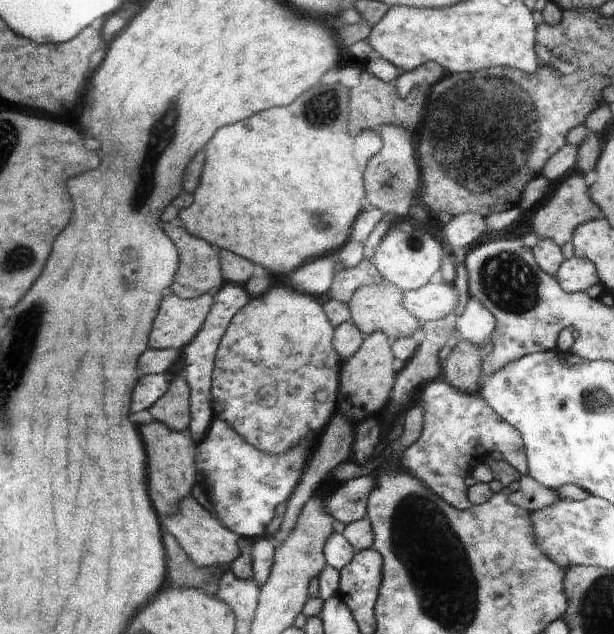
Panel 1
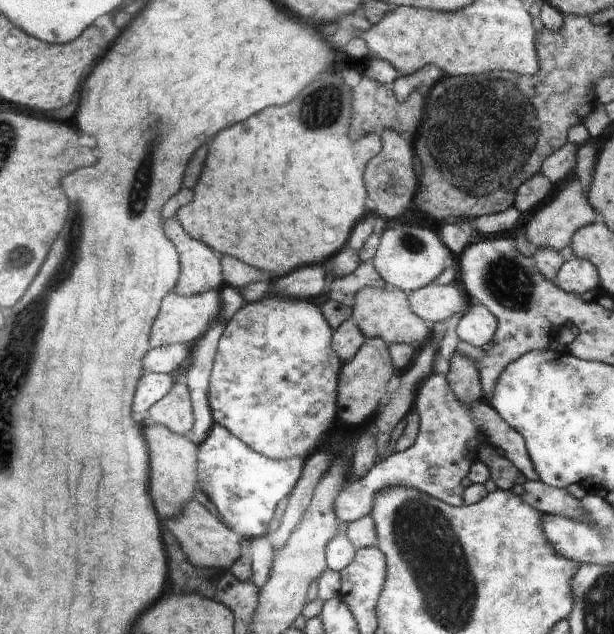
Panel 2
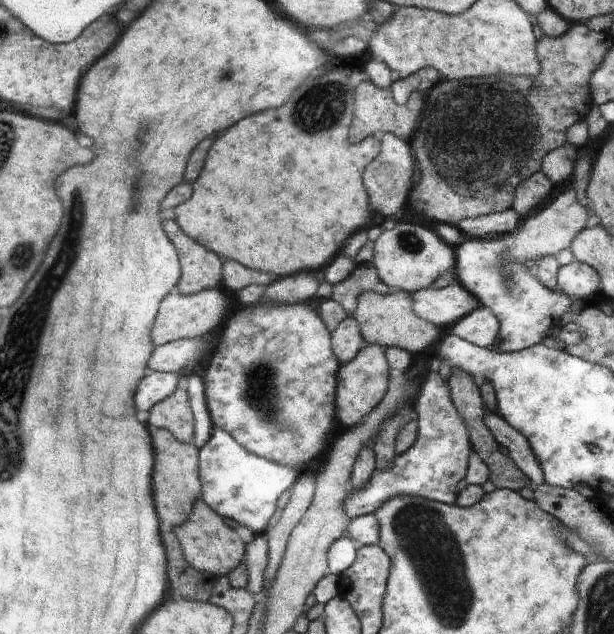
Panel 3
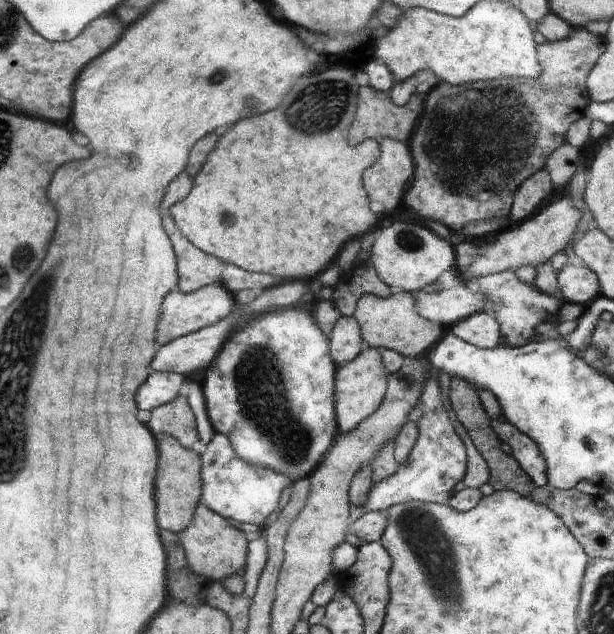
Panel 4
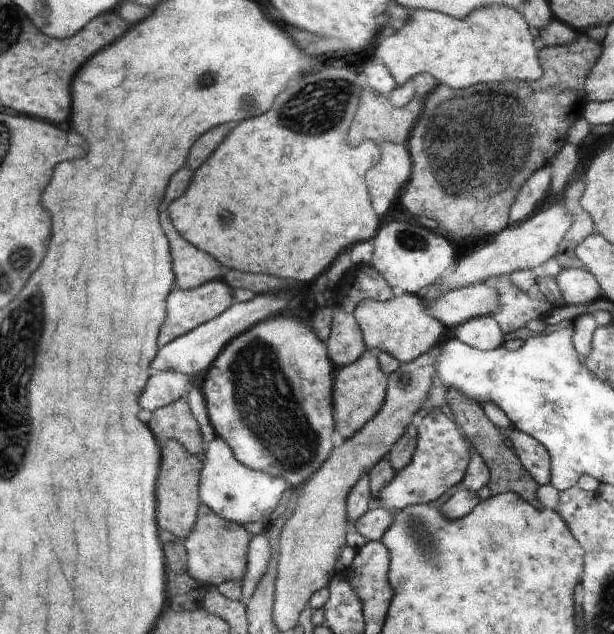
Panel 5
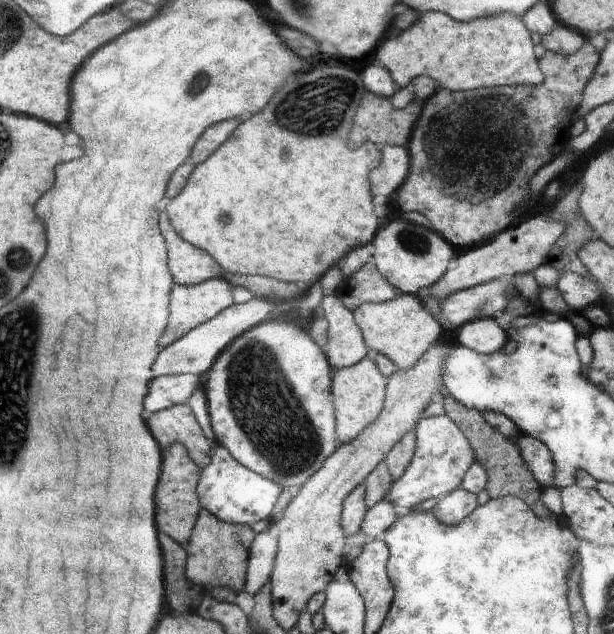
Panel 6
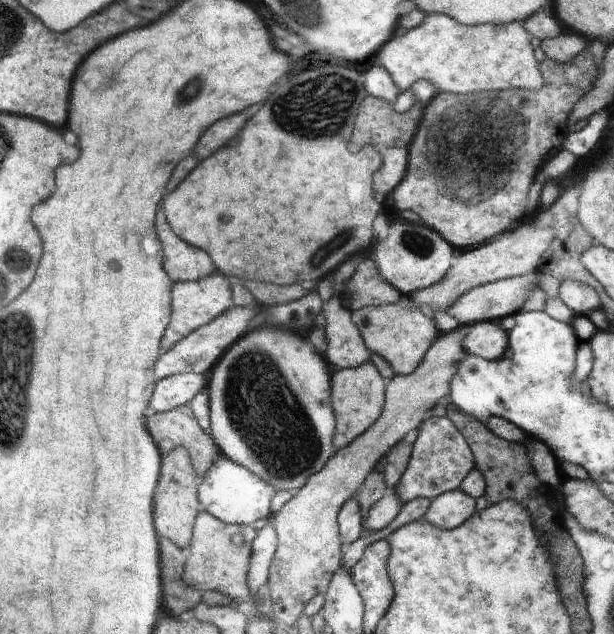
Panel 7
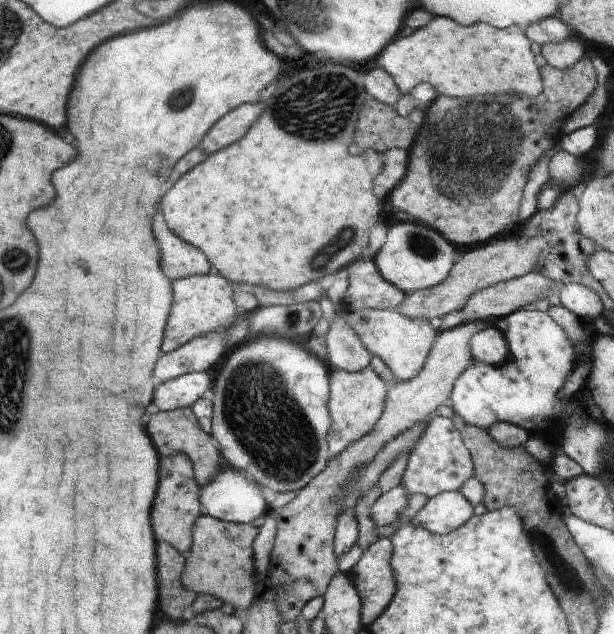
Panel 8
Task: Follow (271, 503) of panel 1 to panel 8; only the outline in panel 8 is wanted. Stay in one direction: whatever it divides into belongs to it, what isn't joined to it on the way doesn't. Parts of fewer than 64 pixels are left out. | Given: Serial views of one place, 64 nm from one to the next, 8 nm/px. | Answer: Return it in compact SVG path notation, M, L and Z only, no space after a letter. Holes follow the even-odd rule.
M225 465L224 468L220 468L220 472L214 476L212 482L208 482L206 486L200 488L200 496L202 499L204 512L208 516L214 518L220 518L220 520L226 520L229 523L238 523L241 525L247 525L252 523L252 520L256 520L260 514L264 514L266 510L266 502L264 502L264 496L260 492L260 488L256 488L258 484L252 482L248 478L248 474L244 474L242 470L238 468L232 468L232 466Z

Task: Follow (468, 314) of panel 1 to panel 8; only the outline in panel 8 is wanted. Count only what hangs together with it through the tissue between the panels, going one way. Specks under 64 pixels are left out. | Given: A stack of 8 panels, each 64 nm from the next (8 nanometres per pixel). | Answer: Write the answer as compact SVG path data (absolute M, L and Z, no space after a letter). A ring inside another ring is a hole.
M478 323L478 332L471 339L474 359L482 360L490 366L499 366L508 360L509 348L503 332L491 324Z

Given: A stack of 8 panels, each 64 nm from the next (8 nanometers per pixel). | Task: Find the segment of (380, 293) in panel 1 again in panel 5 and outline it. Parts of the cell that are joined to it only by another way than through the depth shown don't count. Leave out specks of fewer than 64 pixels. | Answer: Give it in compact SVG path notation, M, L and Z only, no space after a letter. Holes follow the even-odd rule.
M404 292L397 293L396 296L384 302L364 300L353 314L362 328L363 338L368 348L386 352L401 364L412 362L420 354L432 351L432 346L440 340L444 330L442 324L426 312L424 304L420 302L420 295Z

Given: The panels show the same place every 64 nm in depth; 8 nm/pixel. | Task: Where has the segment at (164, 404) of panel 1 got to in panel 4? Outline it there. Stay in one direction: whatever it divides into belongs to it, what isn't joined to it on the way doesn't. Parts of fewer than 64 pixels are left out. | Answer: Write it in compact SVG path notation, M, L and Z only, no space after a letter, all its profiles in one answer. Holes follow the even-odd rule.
M178 396L174 402L160 406L160 410L154 410L154 418L150 420L152 430L156 430L156 436L166 436L174 434L184 442L184 446L192 448L198 447L199 431L196 426L195 413L186 396Z

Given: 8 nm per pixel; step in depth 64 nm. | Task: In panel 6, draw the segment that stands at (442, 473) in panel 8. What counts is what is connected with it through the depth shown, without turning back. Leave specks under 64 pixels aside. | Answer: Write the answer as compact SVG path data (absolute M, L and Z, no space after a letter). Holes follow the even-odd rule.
M431 416L420 418L415 425L415 451L404 470L404 474L394 480L390 490L386 494L386 500L390 500L395 506L396 514L404 516L415 505L438 496L446 496L454 488L458 489L463 482L466 470L470 469L470 454L464 452L466 438L464 433L452 426L452 420L448 416Z

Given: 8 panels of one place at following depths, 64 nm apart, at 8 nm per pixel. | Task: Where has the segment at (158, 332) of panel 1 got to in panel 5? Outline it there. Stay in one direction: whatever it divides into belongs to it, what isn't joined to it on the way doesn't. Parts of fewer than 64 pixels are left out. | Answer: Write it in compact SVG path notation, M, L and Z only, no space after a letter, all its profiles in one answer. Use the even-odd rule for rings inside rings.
M222 280L206 282L192 290L176 288L172 292L172 302L168 302L168 326L160 336L160 346L178 340L205 322L218 318L230 309L232 290Z

